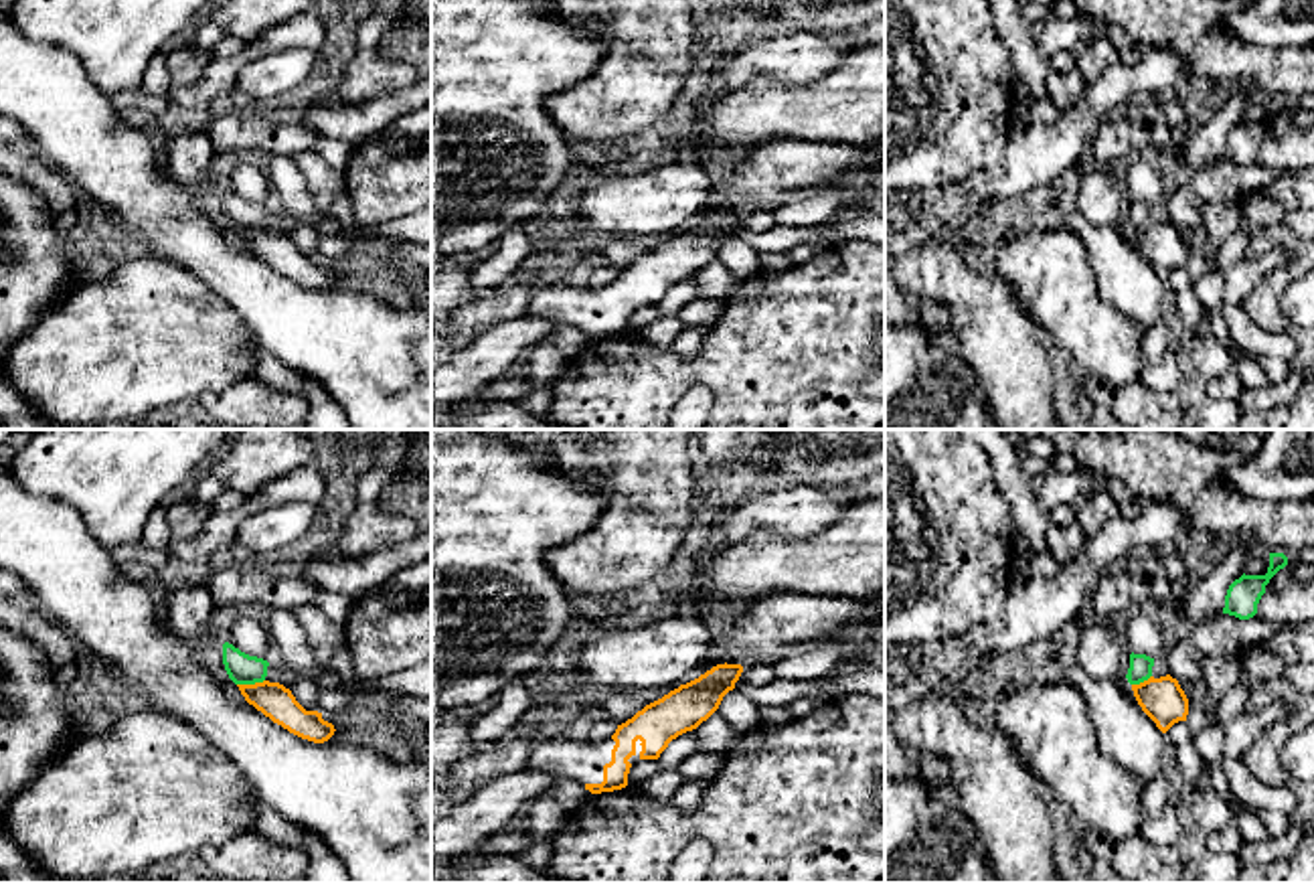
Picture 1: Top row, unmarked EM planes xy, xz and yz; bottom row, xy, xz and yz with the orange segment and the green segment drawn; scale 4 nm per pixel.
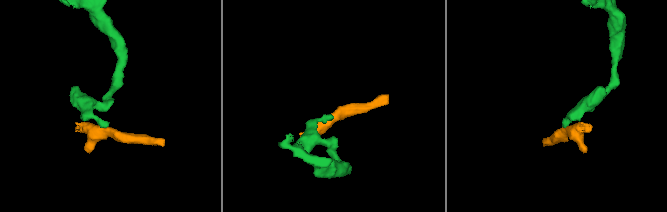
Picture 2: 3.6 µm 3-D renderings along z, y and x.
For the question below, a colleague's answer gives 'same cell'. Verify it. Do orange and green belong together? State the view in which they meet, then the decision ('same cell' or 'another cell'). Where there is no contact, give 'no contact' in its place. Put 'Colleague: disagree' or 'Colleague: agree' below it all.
contact in xy; another cell
Colleague: disagree

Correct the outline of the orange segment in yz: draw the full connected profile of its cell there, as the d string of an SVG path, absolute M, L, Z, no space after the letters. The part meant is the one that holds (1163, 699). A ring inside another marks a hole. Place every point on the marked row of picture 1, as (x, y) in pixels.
M1170 674L1132 685L1134 697L1142 711L1166 733L1174 723L1186 721L1188 699L1178 680Z

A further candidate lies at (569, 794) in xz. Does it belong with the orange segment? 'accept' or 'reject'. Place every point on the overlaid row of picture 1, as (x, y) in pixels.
reject

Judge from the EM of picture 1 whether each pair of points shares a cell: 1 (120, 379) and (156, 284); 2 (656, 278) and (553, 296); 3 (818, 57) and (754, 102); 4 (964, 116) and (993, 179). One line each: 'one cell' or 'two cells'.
1: one cell
2: one cell
3: two cells
4: two cells

